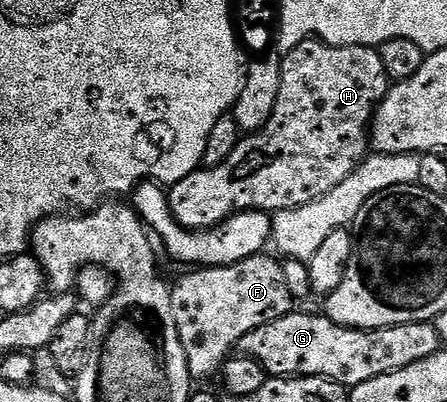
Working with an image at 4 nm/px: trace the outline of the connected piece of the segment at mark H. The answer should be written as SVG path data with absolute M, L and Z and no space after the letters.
M309 40L298 44L293 50L287 51L283 55L280 71L282 72L282 88L278 88L278 96L274 104L274 112L268 116L268 122L261 130L253 130L247 136L241 137L240 143L226 156L226 160L217 166L204 166L194 171L190 176L182 180L171 183L167 191L168 207L172 209L172 214L176 222L182 224L187 230L211 230L214 226L220 226L230 216L239 214L242 210L263 210L265 212L275 212L277 210L289 210L298 208L302 204L310 204L330 188L338 188L346 176L350 176L359 166L364 163L365 158L370 153L370 131L372 129L372 118L376 115L376 110L380 102L388 95L390 85L386 76L386 68L382 64L382 56L379 49L374 46L331 46L319 40Z

